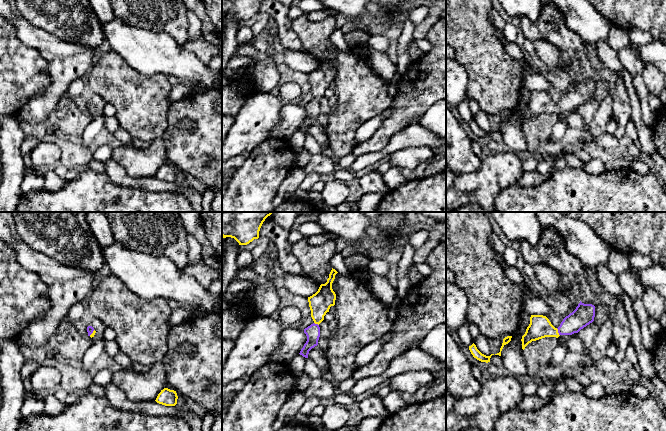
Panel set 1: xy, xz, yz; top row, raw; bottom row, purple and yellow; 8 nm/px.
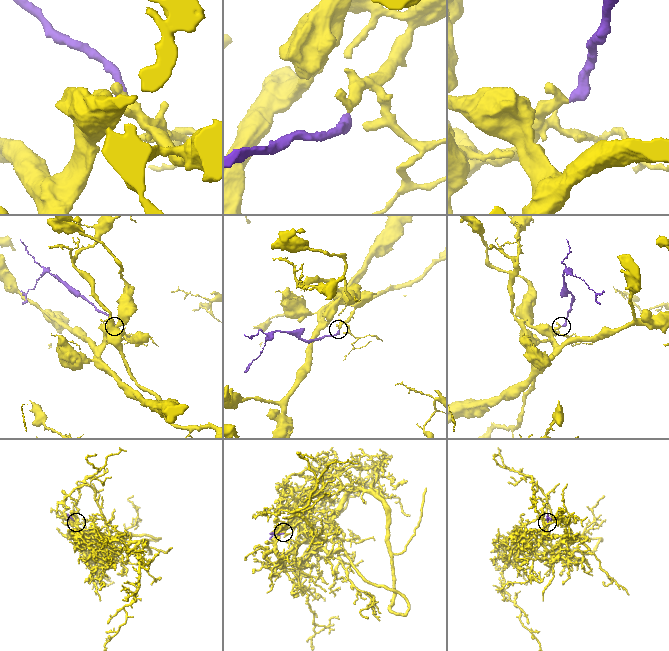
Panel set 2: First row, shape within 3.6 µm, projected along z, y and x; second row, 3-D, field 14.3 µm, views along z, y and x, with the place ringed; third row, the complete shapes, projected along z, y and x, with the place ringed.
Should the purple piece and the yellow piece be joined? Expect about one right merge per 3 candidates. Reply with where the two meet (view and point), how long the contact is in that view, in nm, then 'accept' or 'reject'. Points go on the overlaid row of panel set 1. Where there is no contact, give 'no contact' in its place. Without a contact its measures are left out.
contact yz (558, 332); length 70 nm; accept

